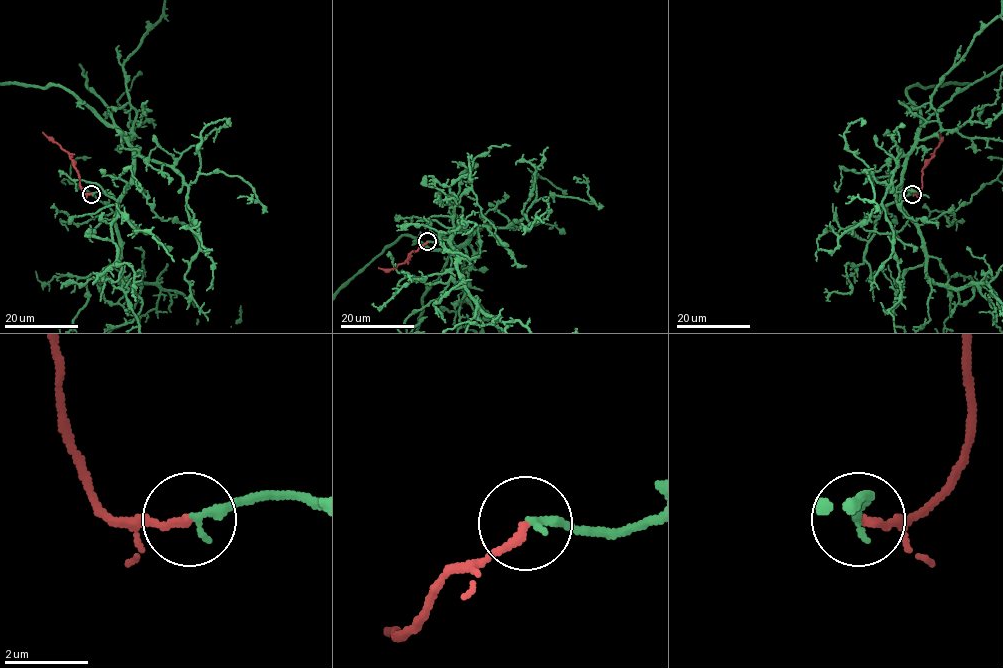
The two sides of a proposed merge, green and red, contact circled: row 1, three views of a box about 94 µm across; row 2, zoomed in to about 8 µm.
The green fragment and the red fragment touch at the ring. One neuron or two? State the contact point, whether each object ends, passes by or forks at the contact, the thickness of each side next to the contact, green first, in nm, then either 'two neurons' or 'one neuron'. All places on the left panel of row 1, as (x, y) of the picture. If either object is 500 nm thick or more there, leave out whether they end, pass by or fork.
at (91, 194); green ends there; red ends there; 200 nm thick on the green side, 200 nm on the other; one neuron

